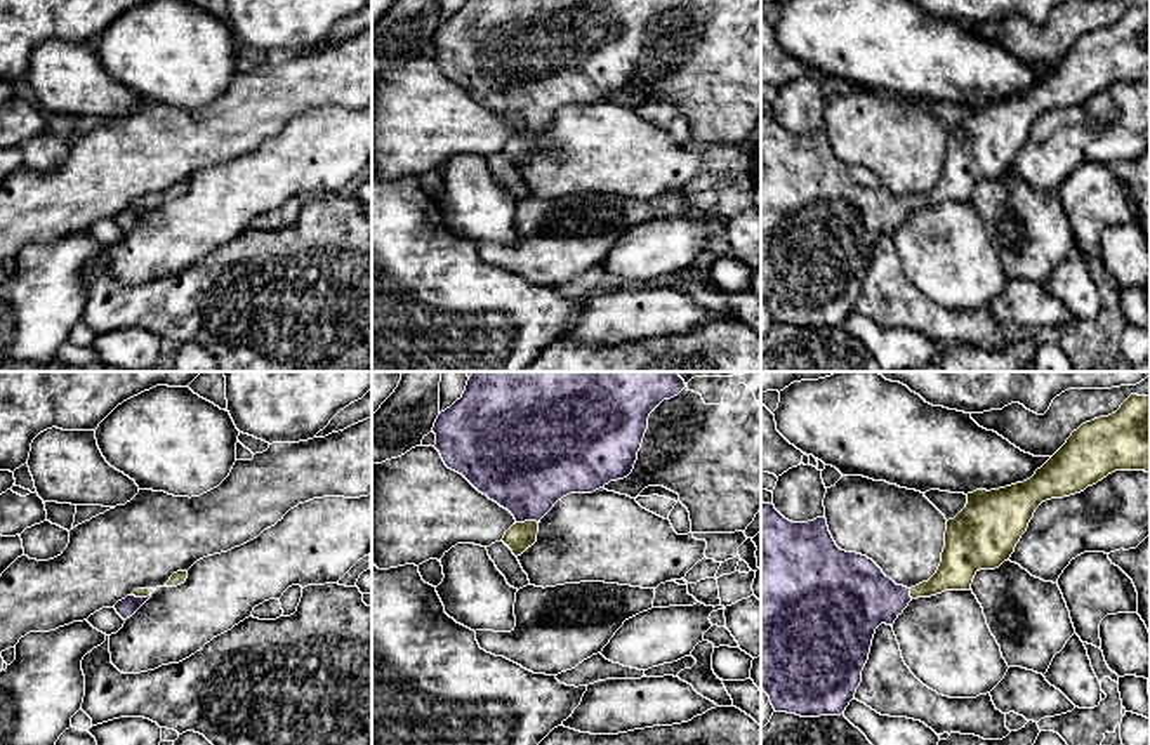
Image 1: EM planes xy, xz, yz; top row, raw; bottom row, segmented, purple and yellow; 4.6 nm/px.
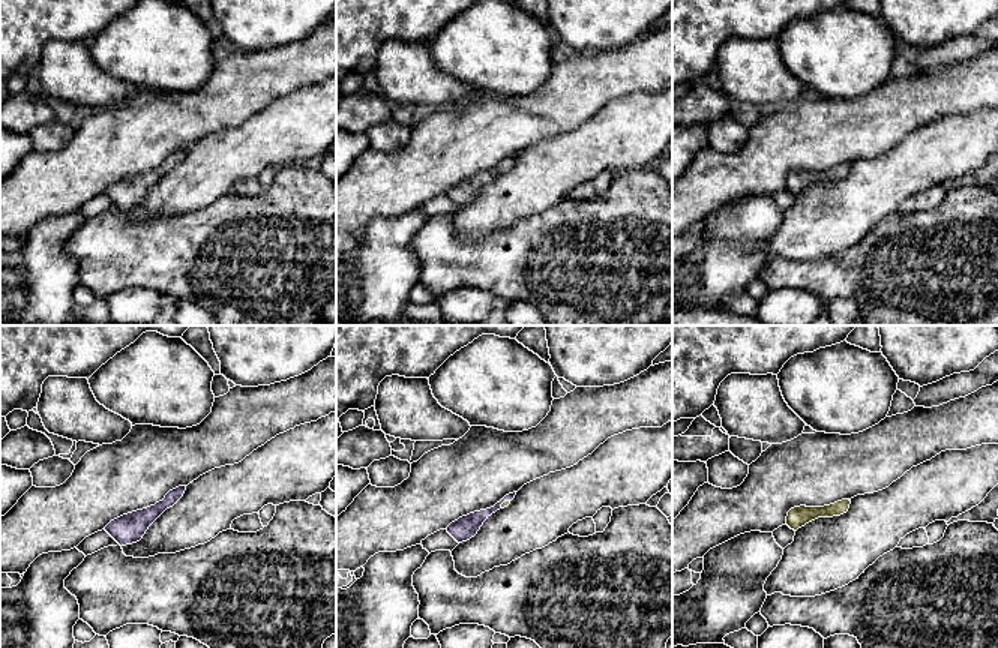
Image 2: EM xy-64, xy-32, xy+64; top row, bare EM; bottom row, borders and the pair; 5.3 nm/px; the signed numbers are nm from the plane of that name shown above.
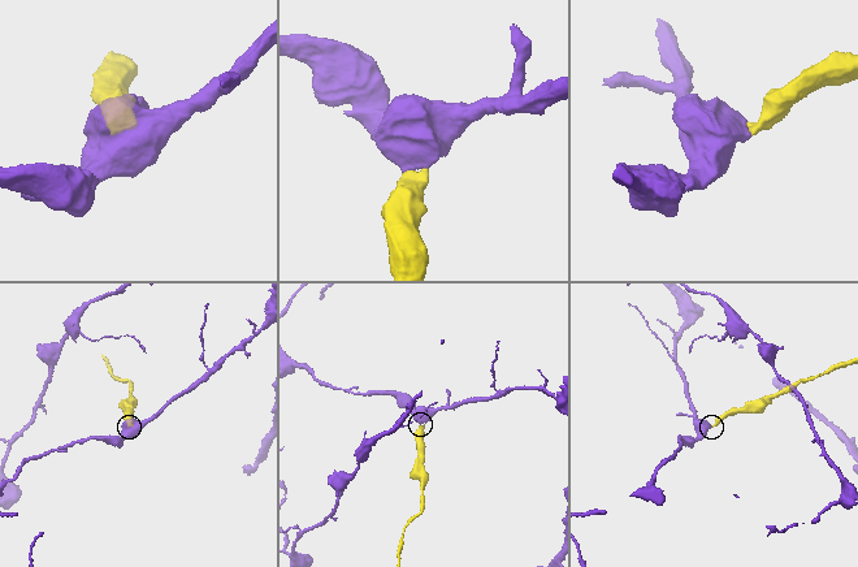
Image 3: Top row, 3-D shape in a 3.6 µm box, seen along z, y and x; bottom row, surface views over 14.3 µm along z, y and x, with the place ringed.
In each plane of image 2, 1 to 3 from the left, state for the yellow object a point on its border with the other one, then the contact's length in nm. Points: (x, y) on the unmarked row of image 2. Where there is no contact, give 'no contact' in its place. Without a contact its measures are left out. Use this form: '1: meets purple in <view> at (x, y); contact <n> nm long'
1: no contact
2: meets purple in xy-32 at (503, 165); contact 70 nm long
3: no contact

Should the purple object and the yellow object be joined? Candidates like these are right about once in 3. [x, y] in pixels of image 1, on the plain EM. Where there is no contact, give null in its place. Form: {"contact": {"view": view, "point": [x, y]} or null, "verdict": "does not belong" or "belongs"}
{"contact": {"view": "xz", "point": [527, 131]}, "verdict": "belongs"}

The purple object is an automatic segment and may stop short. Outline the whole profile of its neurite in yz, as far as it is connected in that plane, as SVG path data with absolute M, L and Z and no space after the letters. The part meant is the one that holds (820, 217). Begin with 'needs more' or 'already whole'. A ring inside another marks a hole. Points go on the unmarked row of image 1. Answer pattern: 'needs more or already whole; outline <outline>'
needs more; outline M1131 5L1115 24L1082 35L1030 90L968 104L966 118L947 132L936 184L912 200L896 196L867 167L841 162L825 127L792 134L761 113L761 299L775 323L844 325L881 234L893 236L912 210L969 201L980 181L995 181L1011 168L1042 113L1081 104L1115 82L1150 83L1150 7Z

